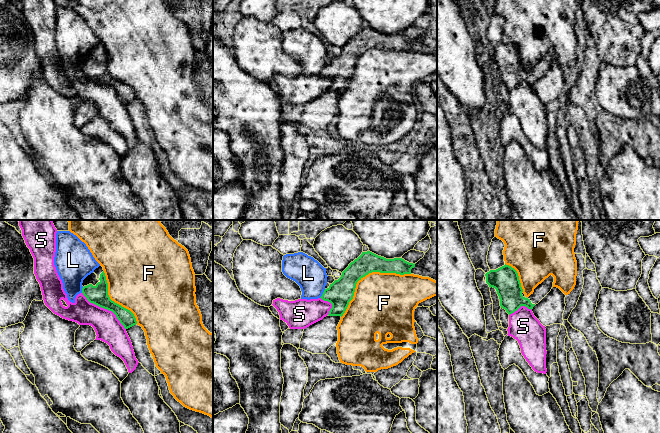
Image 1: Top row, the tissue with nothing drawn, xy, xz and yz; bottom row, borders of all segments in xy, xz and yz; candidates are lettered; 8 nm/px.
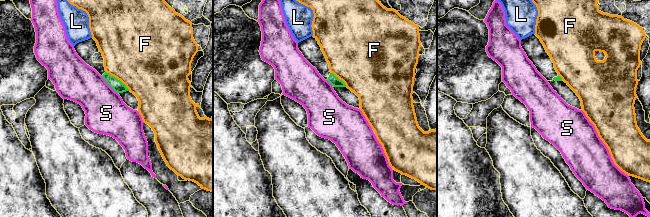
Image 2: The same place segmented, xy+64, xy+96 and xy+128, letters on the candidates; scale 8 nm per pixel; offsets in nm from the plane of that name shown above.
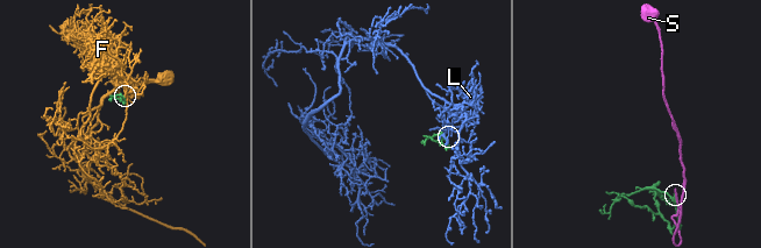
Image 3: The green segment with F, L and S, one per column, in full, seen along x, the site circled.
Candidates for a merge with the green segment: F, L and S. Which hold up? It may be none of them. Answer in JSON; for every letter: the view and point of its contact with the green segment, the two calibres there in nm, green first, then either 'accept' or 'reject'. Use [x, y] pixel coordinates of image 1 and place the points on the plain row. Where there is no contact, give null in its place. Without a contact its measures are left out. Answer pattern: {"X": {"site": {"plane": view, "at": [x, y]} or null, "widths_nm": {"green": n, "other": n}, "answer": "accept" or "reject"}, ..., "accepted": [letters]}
{"F": {"site": {"plane": "xz", "at": [366, 50]}, "widths_nm": {"green": 200, "other": 460}, "answer": "reject"}, "L": {"site": {"plane": "xz", "at": [323, 69]}, "widths_nm": {"green": 200, "other": 240}, "answer": "reject"}, "S": {"site": {"plane": "xy", "at": [105, 84]}, "widths_nm": {"green": 160, "other": 220}, "answer": "reject"}, "accepted": []}

